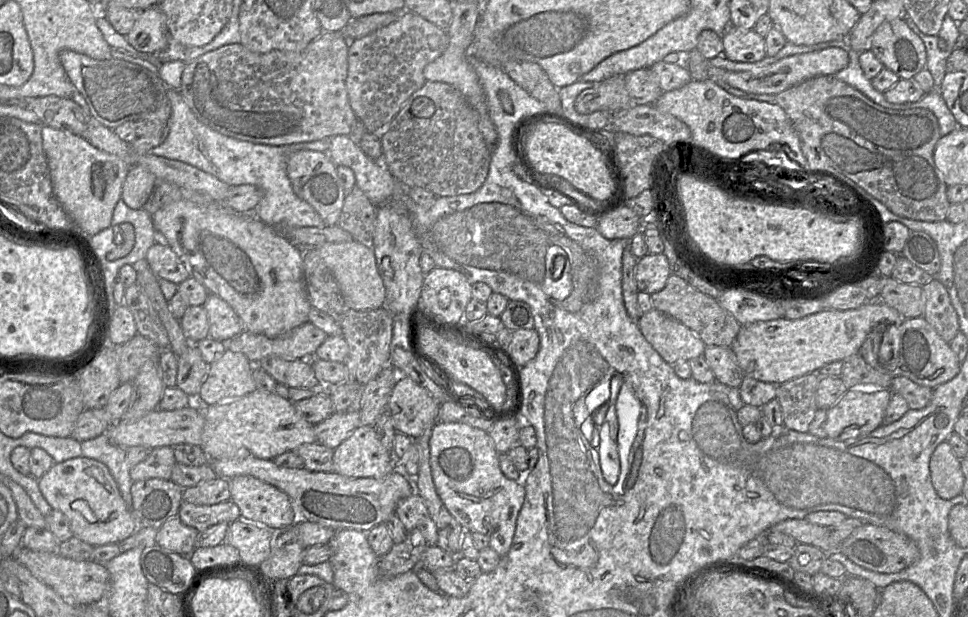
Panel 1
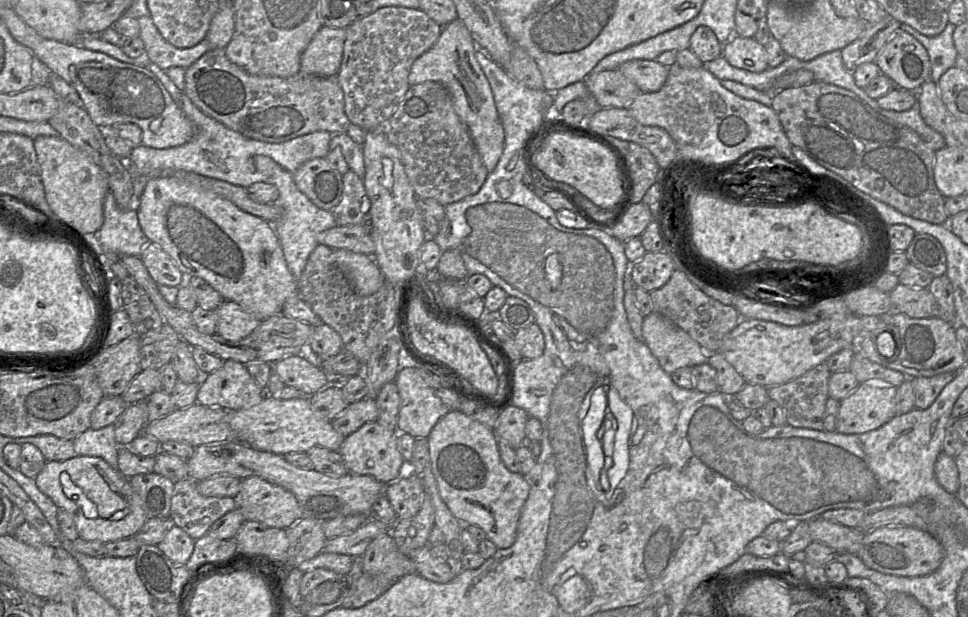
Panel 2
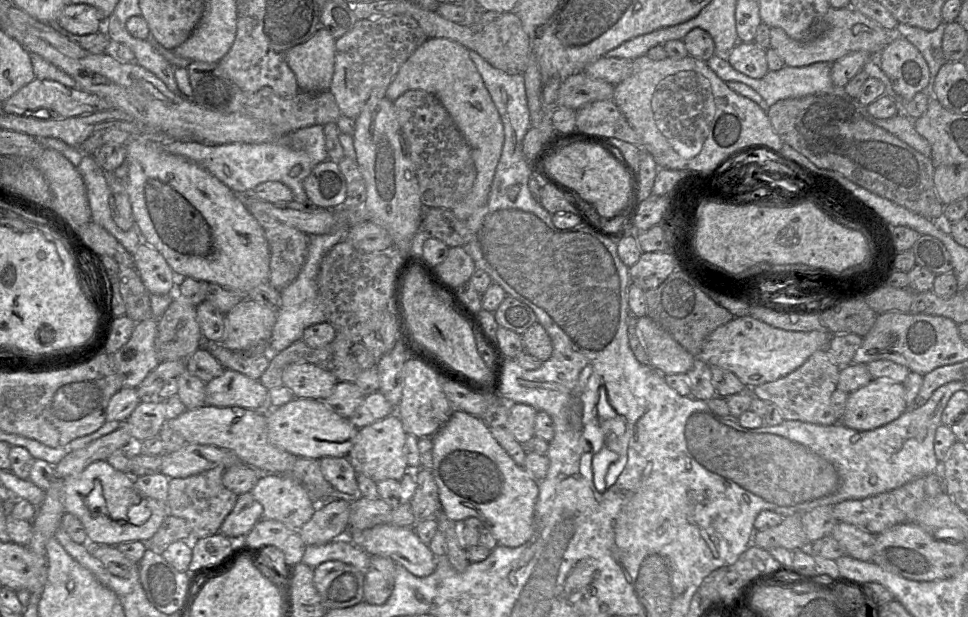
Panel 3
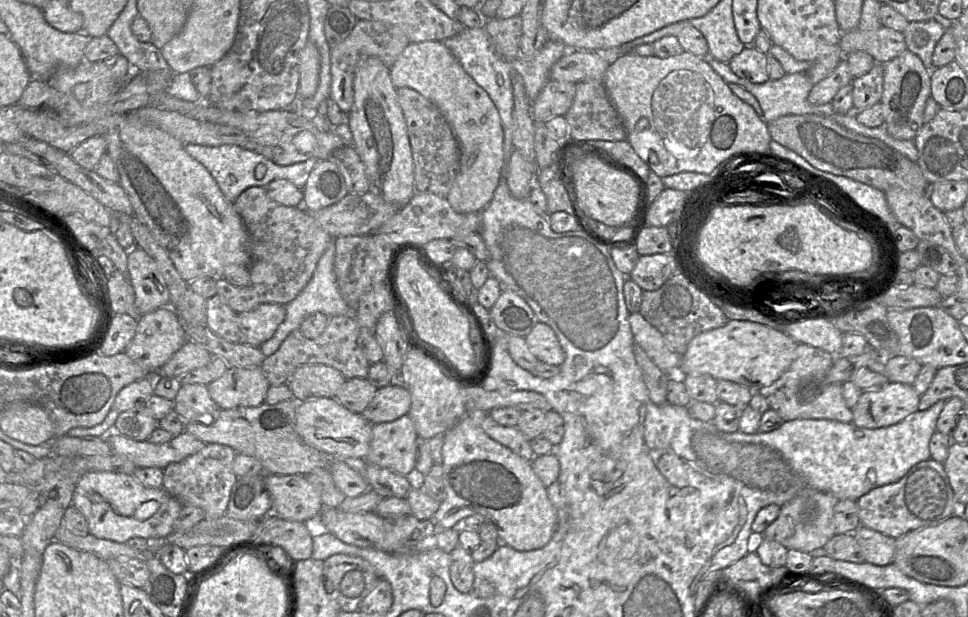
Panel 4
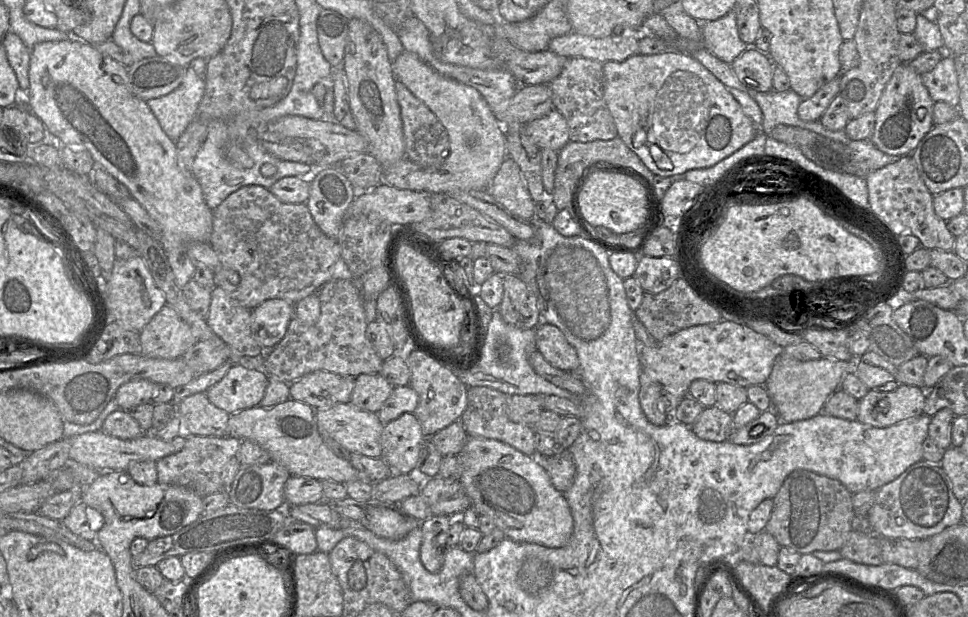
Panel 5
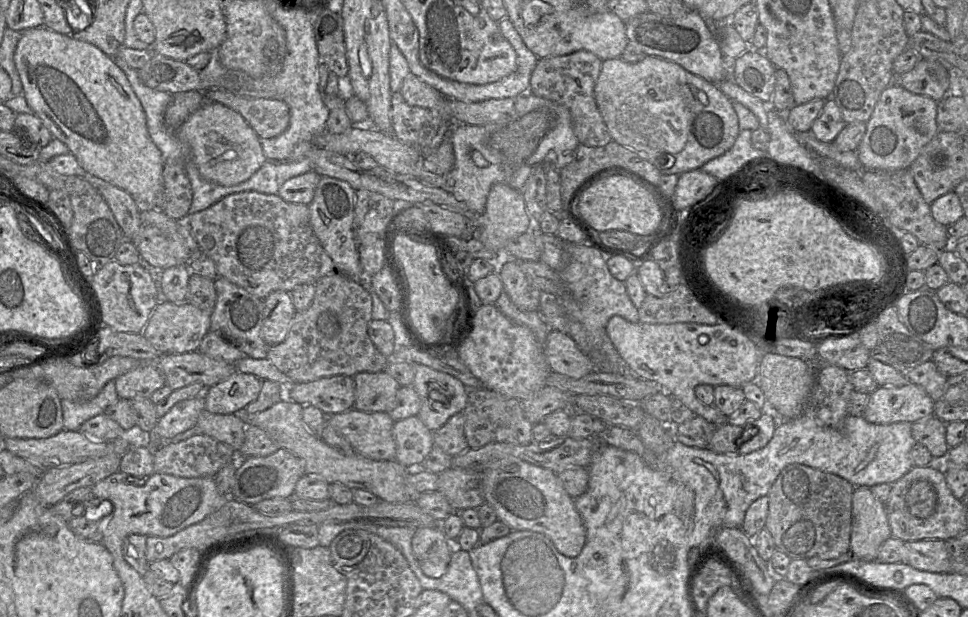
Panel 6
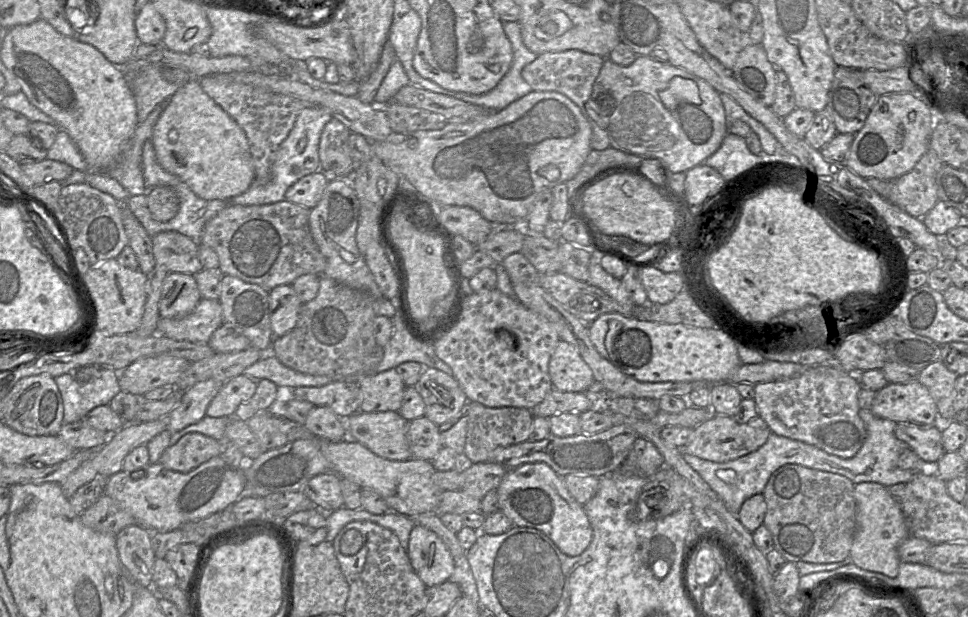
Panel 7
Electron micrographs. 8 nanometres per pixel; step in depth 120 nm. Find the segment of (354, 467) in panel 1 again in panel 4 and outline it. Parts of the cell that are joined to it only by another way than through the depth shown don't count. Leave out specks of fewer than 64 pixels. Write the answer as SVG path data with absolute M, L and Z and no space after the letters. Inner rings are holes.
M408 414L391 422L373 424L365 460L367 464L409 476L415 468L417 437L414 422Z

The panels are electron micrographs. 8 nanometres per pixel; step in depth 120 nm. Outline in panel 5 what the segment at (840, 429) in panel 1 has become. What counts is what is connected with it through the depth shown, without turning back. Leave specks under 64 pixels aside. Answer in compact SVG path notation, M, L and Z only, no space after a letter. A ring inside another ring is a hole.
M913 385L880 386L859 400L857 420L876 428L885 428L923 414L926 390Z

